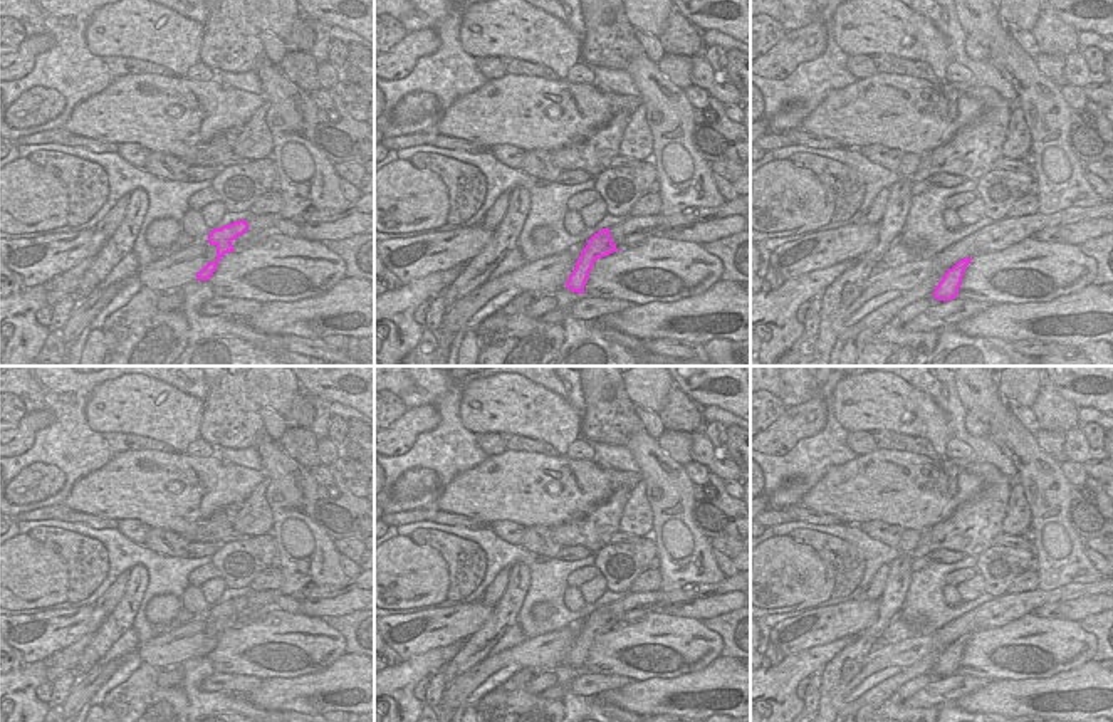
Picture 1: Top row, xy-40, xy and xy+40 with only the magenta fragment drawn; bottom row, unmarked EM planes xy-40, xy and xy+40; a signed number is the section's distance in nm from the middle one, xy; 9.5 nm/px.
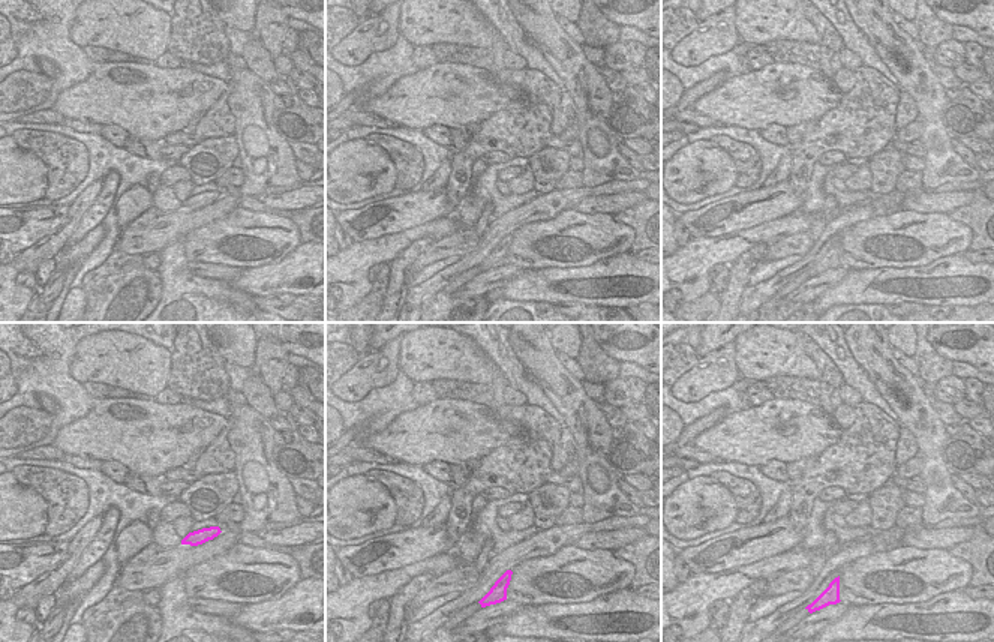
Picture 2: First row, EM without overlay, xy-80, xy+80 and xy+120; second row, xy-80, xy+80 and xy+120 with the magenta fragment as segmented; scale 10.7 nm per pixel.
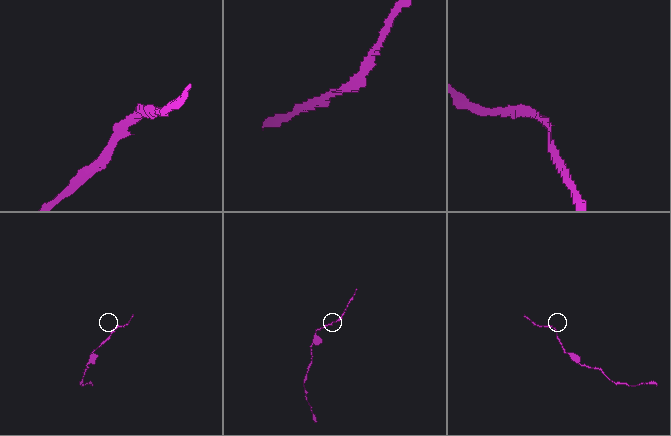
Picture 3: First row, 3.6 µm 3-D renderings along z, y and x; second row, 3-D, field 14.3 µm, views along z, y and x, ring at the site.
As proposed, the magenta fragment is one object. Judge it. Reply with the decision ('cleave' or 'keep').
keep

